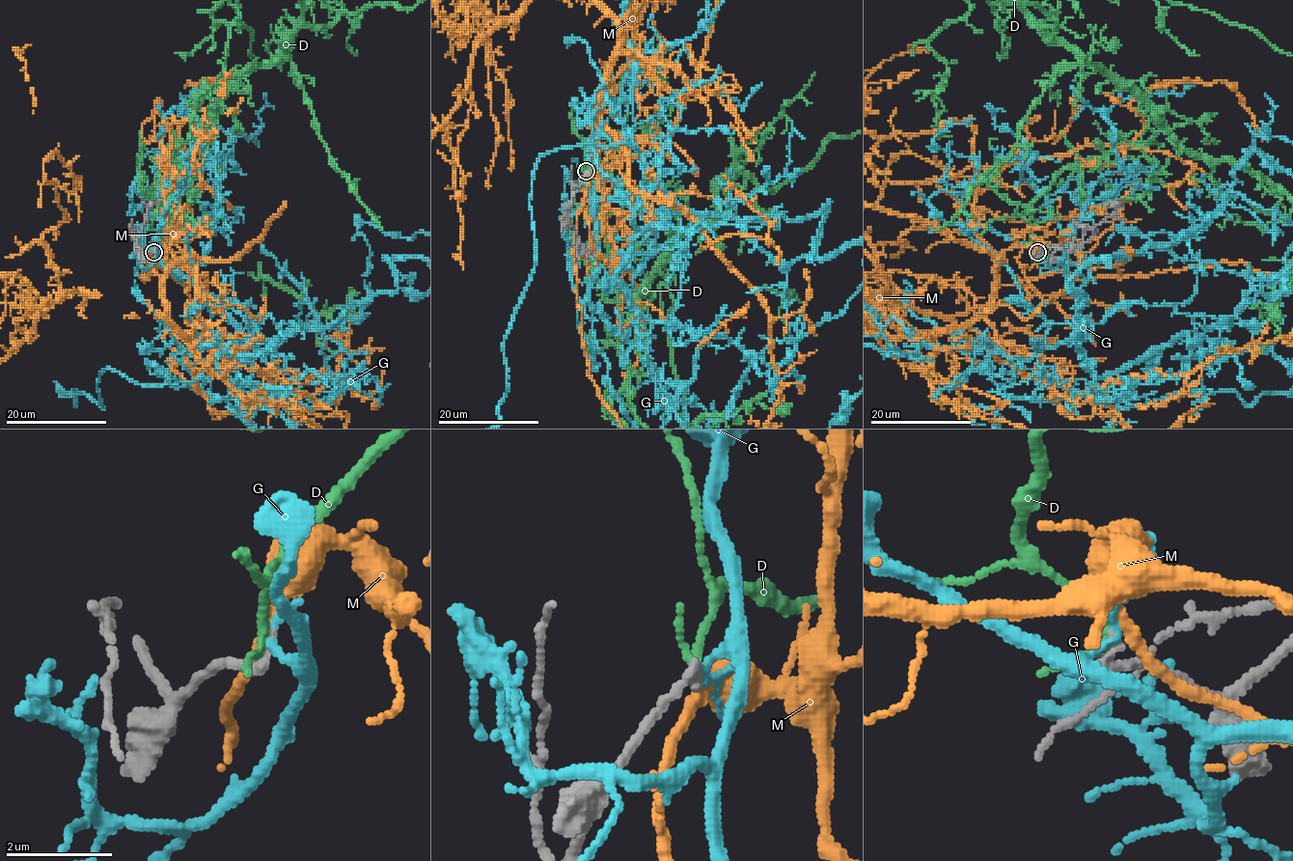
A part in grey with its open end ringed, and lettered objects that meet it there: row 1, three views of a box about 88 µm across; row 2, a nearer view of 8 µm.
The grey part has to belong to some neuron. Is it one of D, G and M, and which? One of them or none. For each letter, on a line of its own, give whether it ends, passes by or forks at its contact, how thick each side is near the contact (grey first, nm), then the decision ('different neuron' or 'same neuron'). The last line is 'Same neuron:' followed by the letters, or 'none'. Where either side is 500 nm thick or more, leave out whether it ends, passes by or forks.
D: it passes by | 200/110 nm | different neuron
G: it passes by | 200/130 nm | different neuron
M: it passes by | 190/220 nm | different neuron
Same neuron: none

